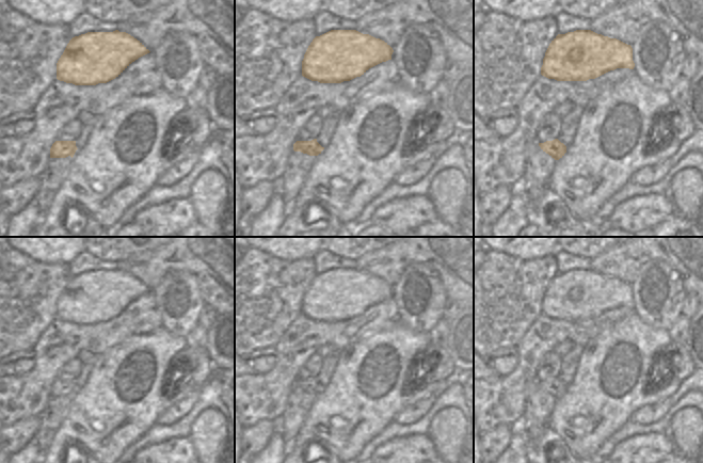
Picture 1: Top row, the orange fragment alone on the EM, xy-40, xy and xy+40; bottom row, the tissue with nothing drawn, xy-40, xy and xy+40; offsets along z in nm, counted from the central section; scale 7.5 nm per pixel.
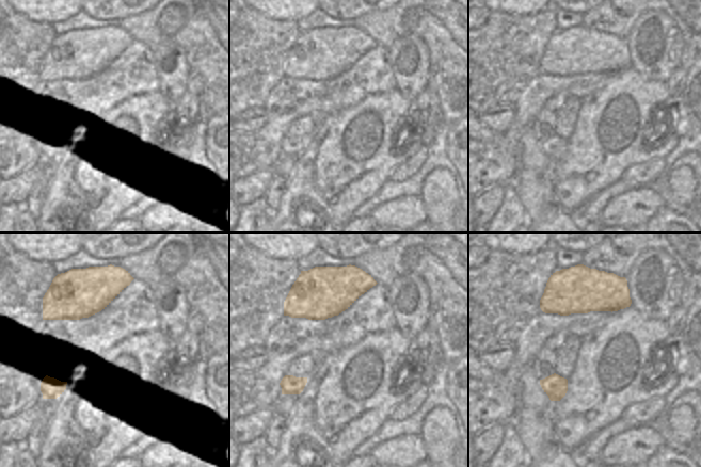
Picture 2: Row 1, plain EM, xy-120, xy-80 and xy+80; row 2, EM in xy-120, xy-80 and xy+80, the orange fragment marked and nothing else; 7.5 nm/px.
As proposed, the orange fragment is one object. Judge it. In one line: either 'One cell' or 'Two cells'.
One cell

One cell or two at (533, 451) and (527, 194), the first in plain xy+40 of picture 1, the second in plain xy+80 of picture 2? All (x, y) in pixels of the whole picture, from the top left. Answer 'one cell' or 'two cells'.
one cell

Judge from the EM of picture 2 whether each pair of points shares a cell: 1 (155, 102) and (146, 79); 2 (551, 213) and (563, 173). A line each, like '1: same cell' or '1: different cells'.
1: different cells
2: different cells

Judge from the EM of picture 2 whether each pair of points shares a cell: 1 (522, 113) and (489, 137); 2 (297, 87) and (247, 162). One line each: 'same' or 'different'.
1: different
2: same

